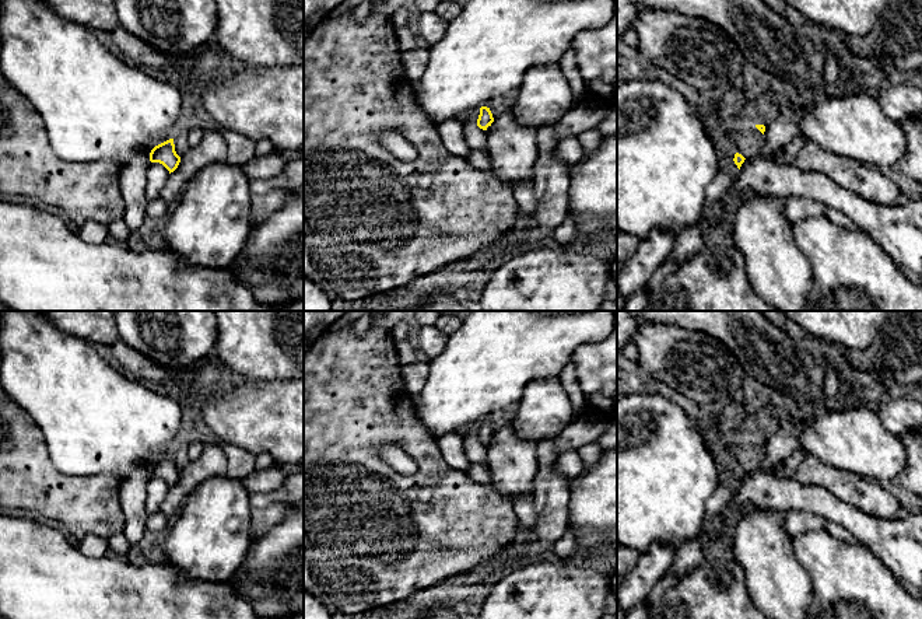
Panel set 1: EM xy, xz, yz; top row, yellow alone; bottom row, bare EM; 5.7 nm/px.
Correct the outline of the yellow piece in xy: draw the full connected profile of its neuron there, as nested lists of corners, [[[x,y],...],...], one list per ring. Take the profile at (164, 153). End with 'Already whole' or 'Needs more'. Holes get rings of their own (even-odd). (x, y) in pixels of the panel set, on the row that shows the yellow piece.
[[[173,139],[155,146],[150,153],[150,161],[162,164],[169,174],[173,172],[180,162],[180,157],[175,151]]]. Already whole

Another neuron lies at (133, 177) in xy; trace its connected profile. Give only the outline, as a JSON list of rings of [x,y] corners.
[[[140,153],[122,167],[119,175],[119,189],[125,200],[125,214],[122,218],[130,231],[140,231],[147,214],[148,199],[146,196],[146,186],[150,162],[150,154]]]

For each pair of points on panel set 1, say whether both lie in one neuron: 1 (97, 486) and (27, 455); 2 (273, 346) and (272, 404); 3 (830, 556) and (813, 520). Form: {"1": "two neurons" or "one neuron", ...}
{"1": "one neuron", "2": "two neurons", "3": "two neurons"}

